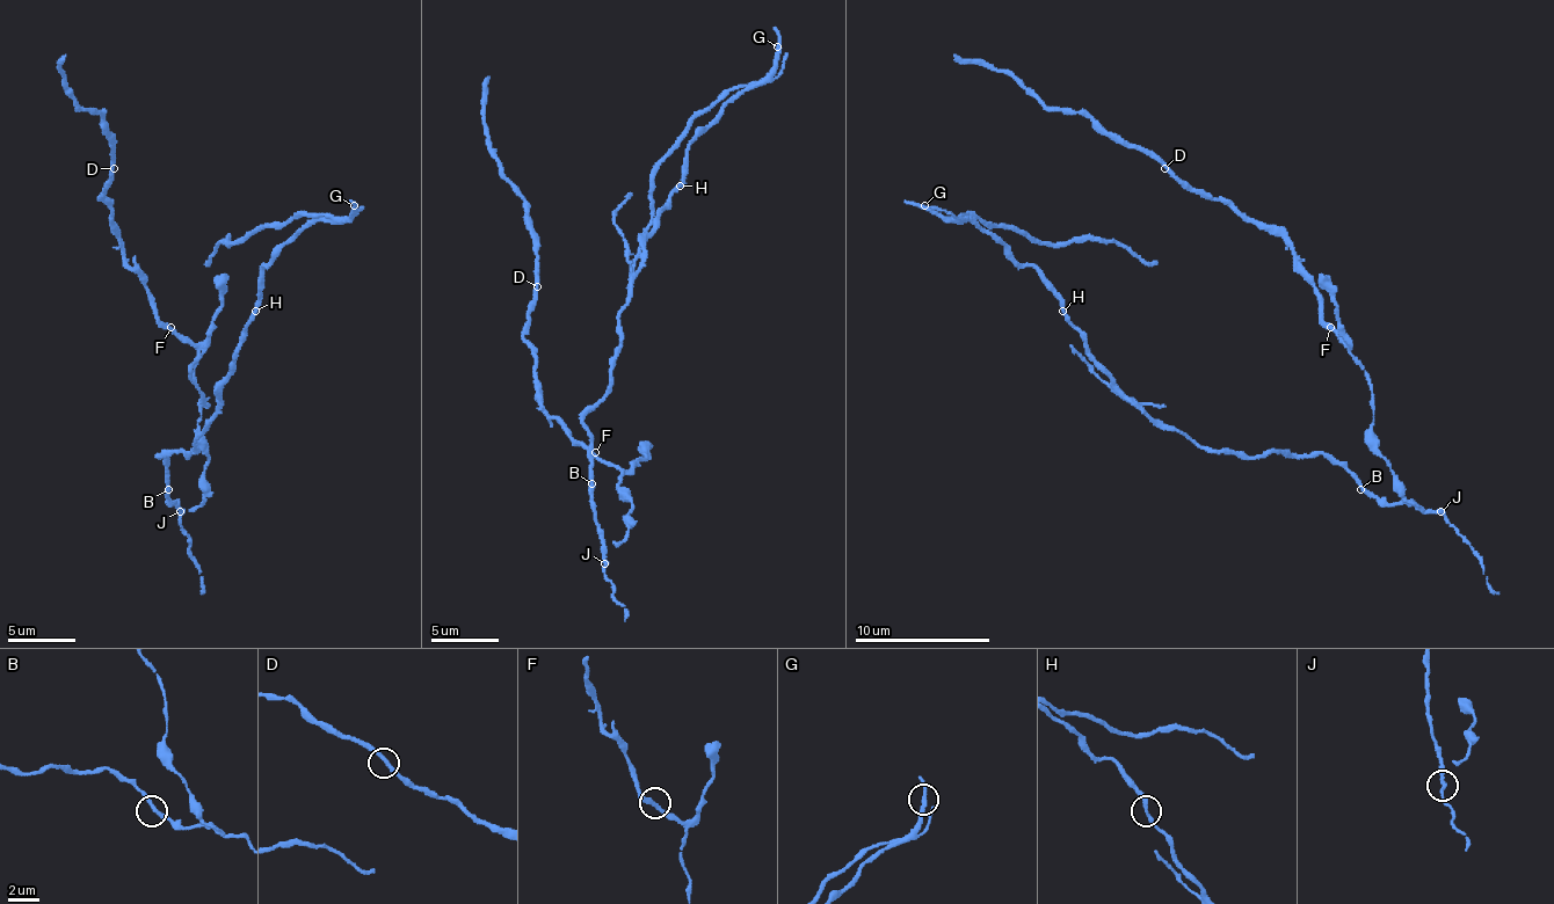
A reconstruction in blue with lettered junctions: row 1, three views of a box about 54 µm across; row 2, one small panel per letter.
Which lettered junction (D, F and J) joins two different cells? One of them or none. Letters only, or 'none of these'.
J

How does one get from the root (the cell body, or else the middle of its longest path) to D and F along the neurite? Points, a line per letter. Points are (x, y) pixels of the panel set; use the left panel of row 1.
D: (171, 503), (202, 503), (198, 351), (158, 318), (124, 256), (100, 199), (114, 168)
F: (171, 503), (181, 510), (202, 503), (202, 473), (209, 459), (205, 439), (198, 432), (198, 351), (171, 327)

